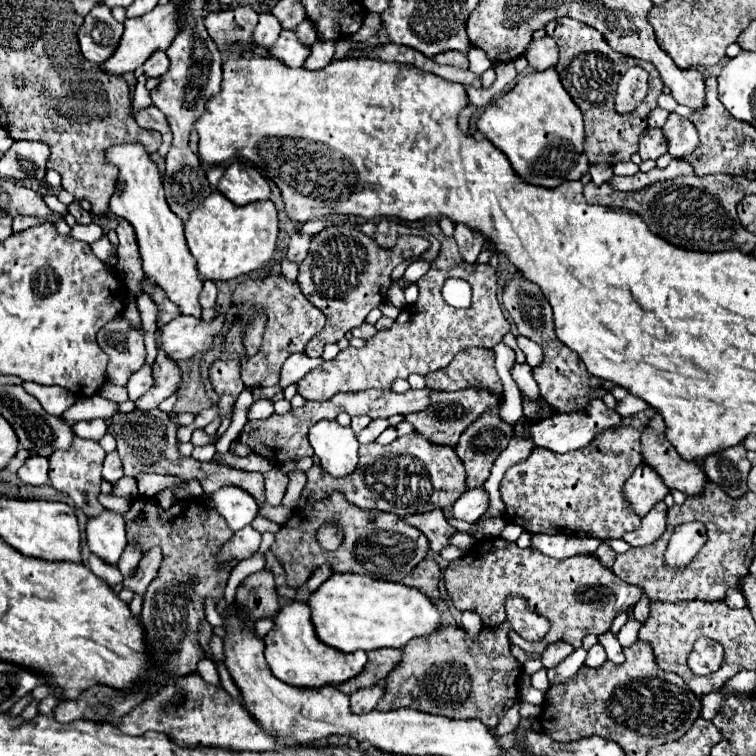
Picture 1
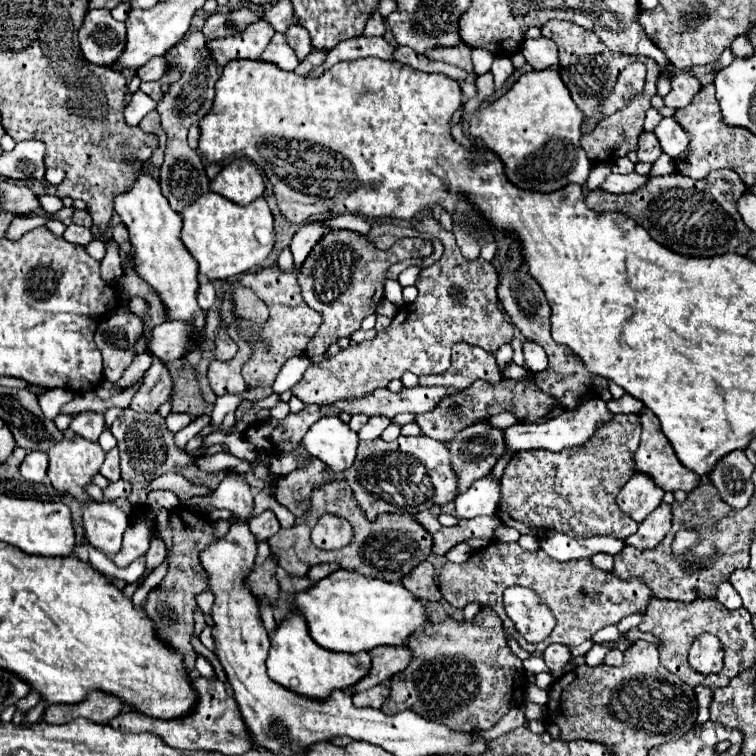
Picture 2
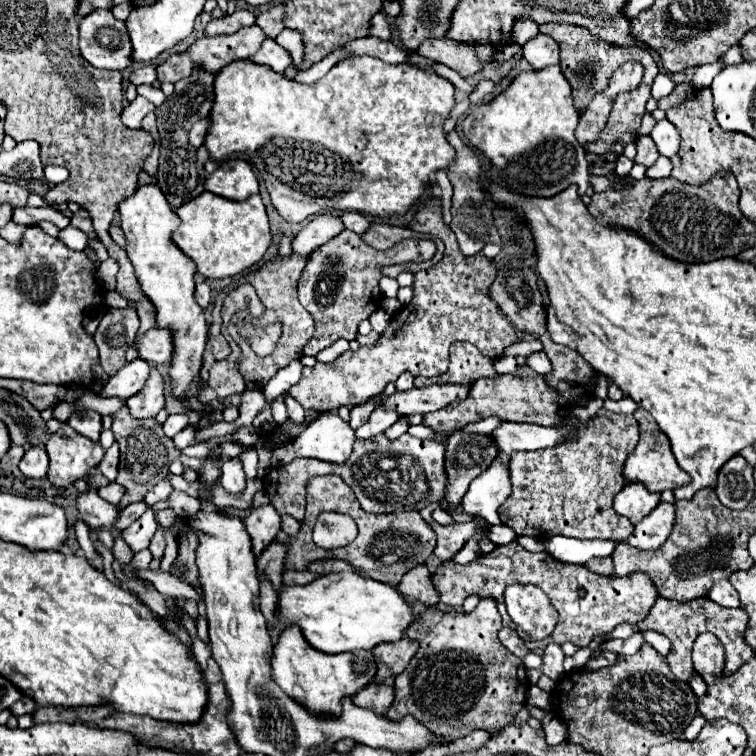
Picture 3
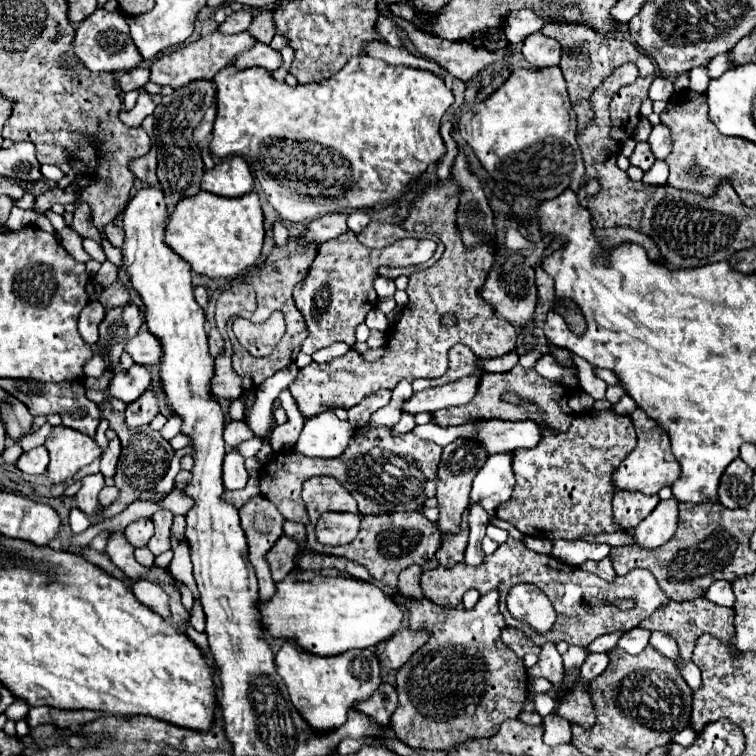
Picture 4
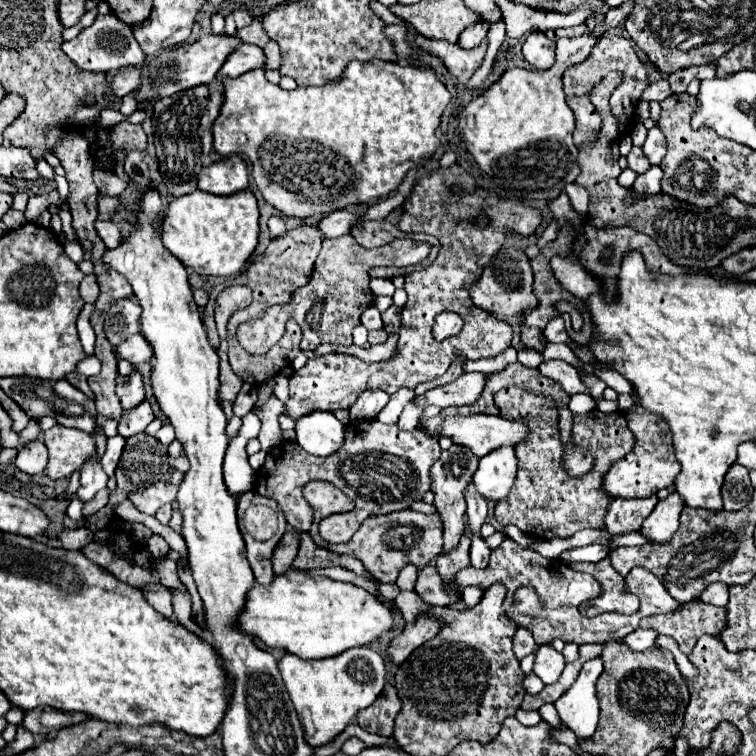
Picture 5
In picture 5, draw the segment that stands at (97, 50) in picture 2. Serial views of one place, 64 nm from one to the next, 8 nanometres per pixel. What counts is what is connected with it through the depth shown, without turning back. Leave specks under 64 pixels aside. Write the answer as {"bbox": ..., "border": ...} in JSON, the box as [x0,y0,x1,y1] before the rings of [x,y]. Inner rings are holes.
{"bbox":[62,14,146,72],"border":[[[114,14],[96,16],[94,24],[84,28],[74,40],[68,40],[62,44],[68,58],[72,58],[80,68],[90,72],[108,72],[108,70],[120,70],[128,66],[142,66],[146,56],[140,50],[138,42],[132,36],[132,28],[118,20]]]}

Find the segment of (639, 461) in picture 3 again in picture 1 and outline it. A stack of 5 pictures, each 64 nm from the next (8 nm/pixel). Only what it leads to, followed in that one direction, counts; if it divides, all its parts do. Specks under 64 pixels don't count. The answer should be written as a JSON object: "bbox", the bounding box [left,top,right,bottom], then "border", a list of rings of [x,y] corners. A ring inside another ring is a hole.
{"bbox":[642,416,708,496],"border":[[[654,416],[642,432],[642,456],[644,464],[650,464],[668,484],[670,490],[696,496],[708,484],[708,478],[700,464],[684,460],[676,448],[666,440],[666,424],[662,416]]]}

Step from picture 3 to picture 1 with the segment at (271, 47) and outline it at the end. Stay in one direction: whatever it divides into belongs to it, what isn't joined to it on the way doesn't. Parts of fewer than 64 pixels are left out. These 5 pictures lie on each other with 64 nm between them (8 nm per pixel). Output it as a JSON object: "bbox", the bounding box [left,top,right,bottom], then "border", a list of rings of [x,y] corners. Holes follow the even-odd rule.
{"bbox":[272,30,310,68],"border":[[[282,30],[280,40],[272,46],[272,58],[280,58],[286,66],[298,68],[310,56],[310,46],[300,42],[294,30]]]}

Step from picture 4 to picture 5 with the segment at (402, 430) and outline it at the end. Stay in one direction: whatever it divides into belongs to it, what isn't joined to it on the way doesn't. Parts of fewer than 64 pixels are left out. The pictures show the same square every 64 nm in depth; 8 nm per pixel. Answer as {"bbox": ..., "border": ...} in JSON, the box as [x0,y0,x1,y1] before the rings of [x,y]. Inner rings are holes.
{"bbox":[398,406,422,430],"border":[[[406,406],[404,408],[404,412],[400,414],[400,420],[398,420],[398,428],[400,430],[414,430],[416,428],[416,422],[418,422],[418,418],[420,418],[420,414],[422,414],[422,410],[416,410],[416,408],[412,408],[412,406]]]}

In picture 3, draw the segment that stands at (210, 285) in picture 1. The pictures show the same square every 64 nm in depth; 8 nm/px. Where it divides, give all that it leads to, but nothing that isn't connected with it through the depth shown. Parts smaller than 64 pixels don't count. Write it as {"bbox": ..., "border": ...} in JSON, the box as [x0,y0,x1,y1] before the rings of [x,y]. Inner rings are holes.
{"bbox":[196,282,212,308],"border":[[[206,282],[198,284],[196,286],[196,302],[202,306],[202,308],[208,308],[210,306],[210,298],[212,298],[212,290]]]}

